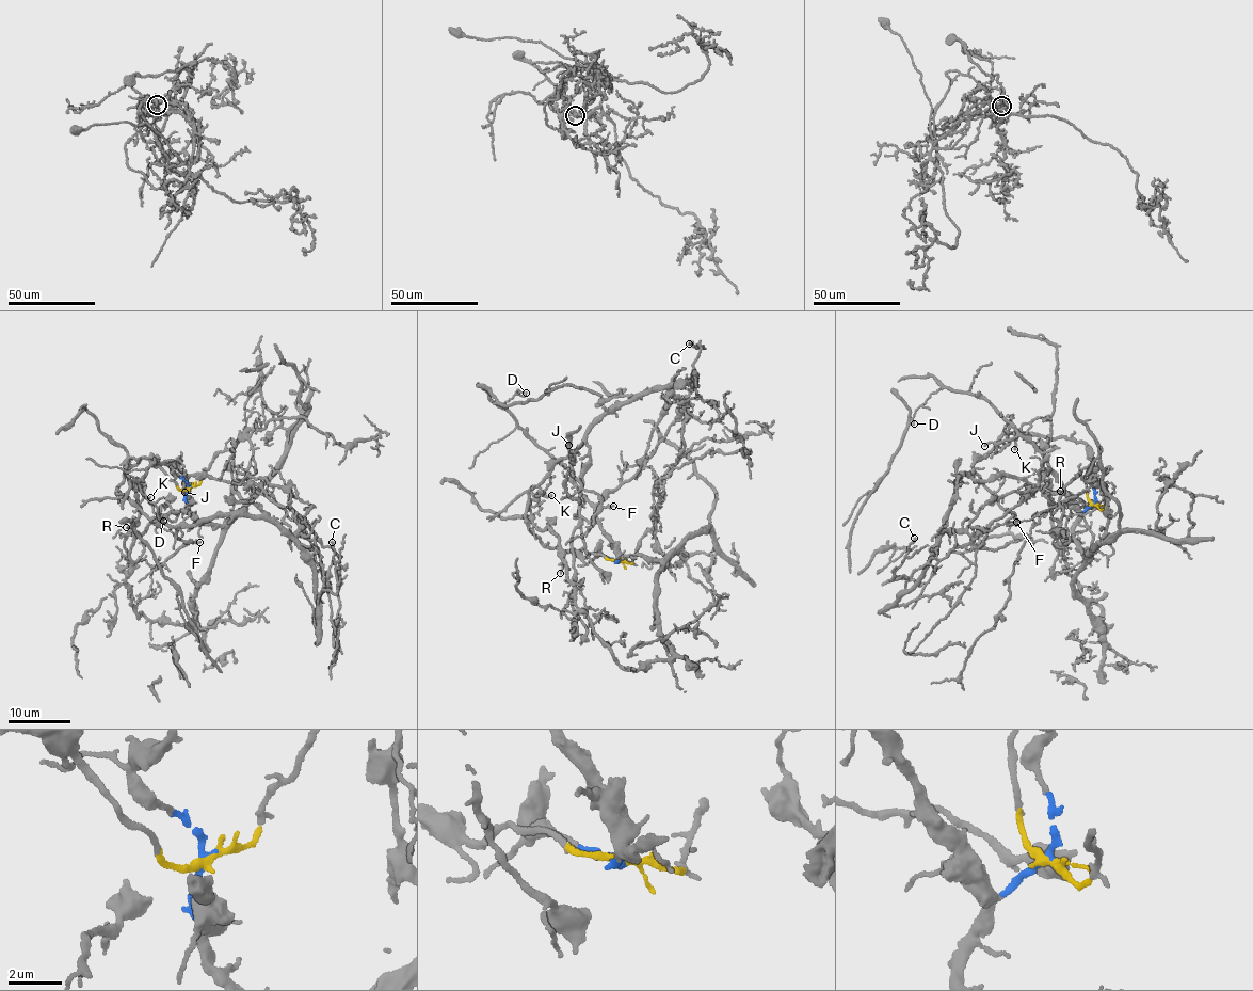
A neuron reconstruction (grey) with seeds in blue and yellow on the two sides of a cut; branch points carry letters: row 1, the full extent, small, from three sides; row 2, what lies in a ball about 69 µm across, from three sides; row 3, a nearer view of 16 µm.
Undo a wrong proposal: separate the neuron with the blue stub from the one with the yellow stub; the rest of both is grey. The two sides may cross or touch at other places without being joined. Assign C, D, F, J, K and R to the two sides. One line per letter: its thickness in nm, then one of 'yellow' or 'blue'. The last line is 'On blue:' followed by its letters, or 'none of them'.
C: 200 nm thick; yellow
D: 120 nm thick; blue
F: 160 nm thick; yellow
J: 130 nm thick; blue
K: 140 nm thick; blue
R: 140 nm thick; blue
On blue: D, J, K, R

